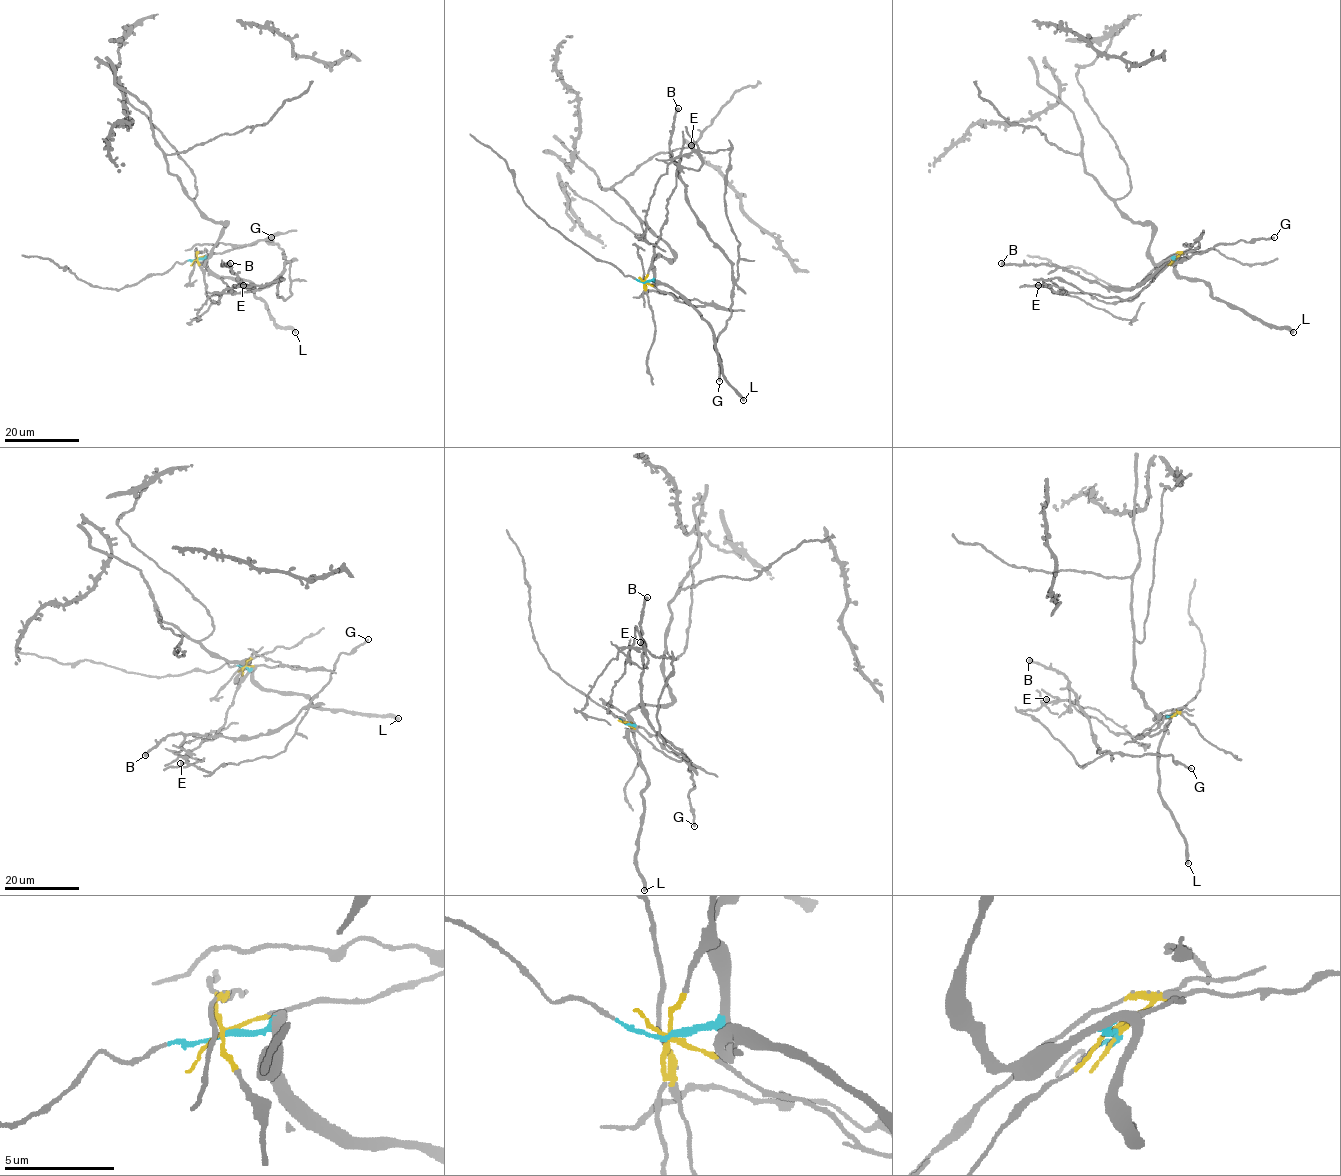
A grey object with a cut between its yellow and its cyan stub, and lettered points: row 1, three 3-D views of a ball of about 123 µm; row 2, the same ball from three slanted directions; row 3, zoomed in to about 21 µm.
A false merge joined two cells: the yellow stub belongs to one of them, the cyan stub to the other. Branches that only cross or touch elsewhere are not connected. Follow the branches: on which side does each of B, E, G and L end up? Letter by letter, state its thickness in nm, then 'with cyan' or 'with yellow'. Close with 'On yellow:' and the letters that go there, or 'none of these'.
B: 600 nm thick; with yellow
E: 480 nm thick; with yellow
G: 240 nm thick; with yellow
L: 400 nm thick; with cyan
On yellow: B, E, G

